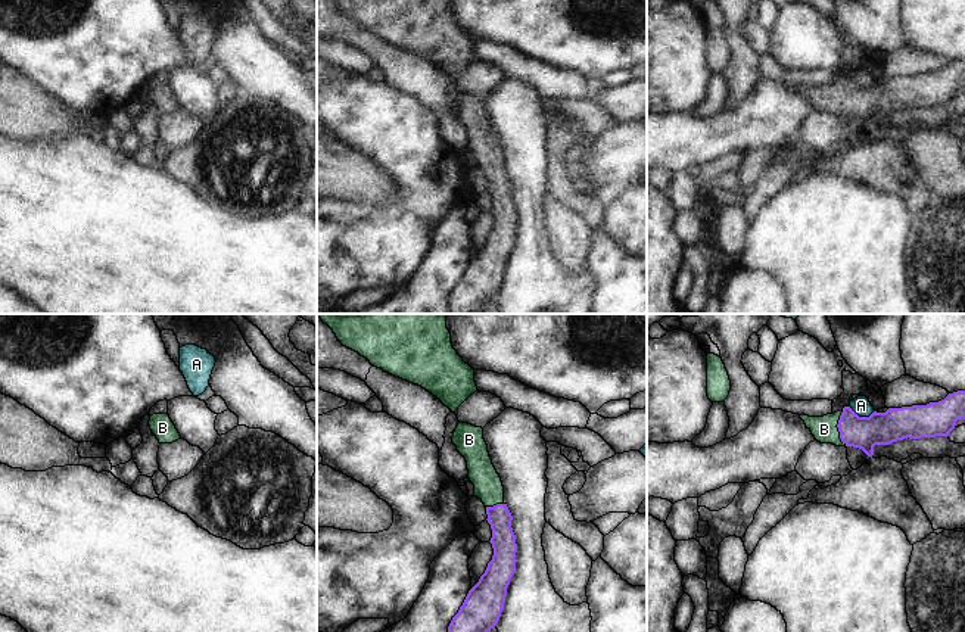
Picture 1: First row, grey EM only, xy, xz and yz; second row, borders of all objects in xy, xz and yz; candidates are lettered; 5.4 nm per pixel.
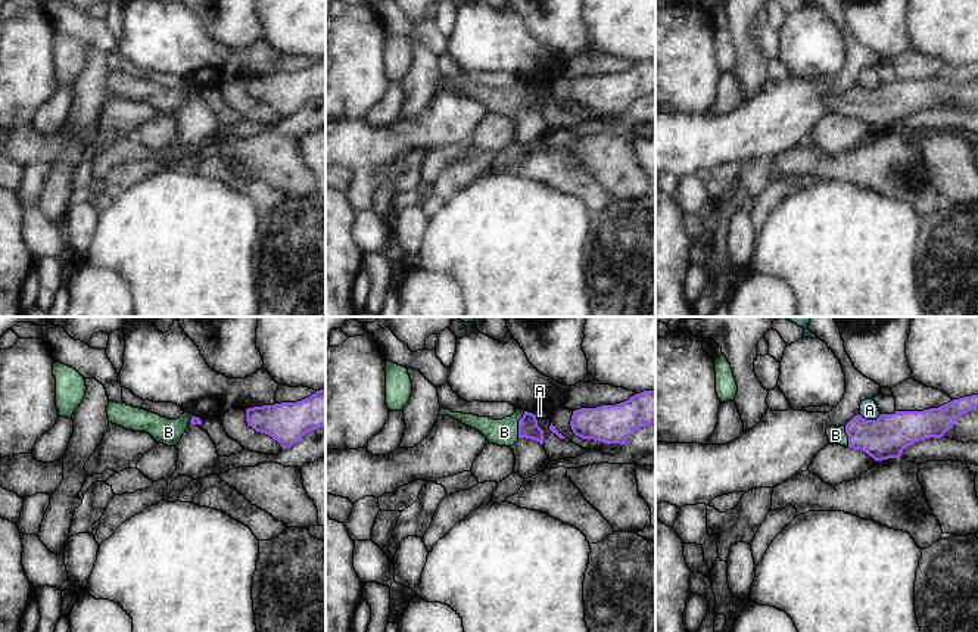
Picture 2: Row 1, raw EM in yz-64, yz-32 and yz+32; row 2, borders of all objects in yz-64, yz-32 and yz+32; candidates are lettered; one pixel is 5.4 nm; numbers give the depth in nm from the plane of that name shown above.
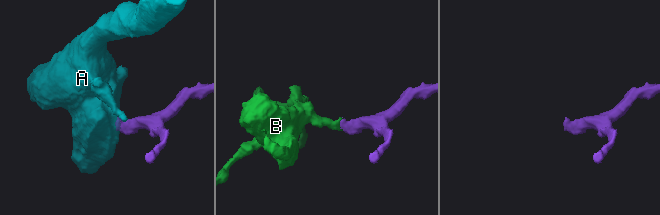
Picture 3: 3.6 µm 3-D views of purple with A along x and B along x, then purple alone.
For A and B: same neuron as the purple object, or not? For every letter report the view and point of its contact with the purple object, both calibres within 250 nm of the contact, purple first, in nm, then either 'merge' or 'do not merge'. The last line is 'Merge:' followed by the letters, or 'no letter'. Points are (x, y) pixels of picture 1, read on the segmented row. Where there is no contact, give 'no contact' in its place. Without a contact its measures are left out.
A: meets purple in yz at (862, 417); 180 nm thick on the purple side, 100 nm on the other; do not merge
B: meets purple in yz at (837, 426); 180 nm thick on the purple side, 140 nm on the other; merge
Merge: B

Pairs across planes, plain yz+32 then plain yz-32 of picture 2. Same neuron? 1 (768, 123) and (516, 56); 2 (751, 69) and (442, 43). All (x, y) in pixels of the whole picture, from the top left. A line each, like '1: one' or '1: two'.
1: two
2: two

